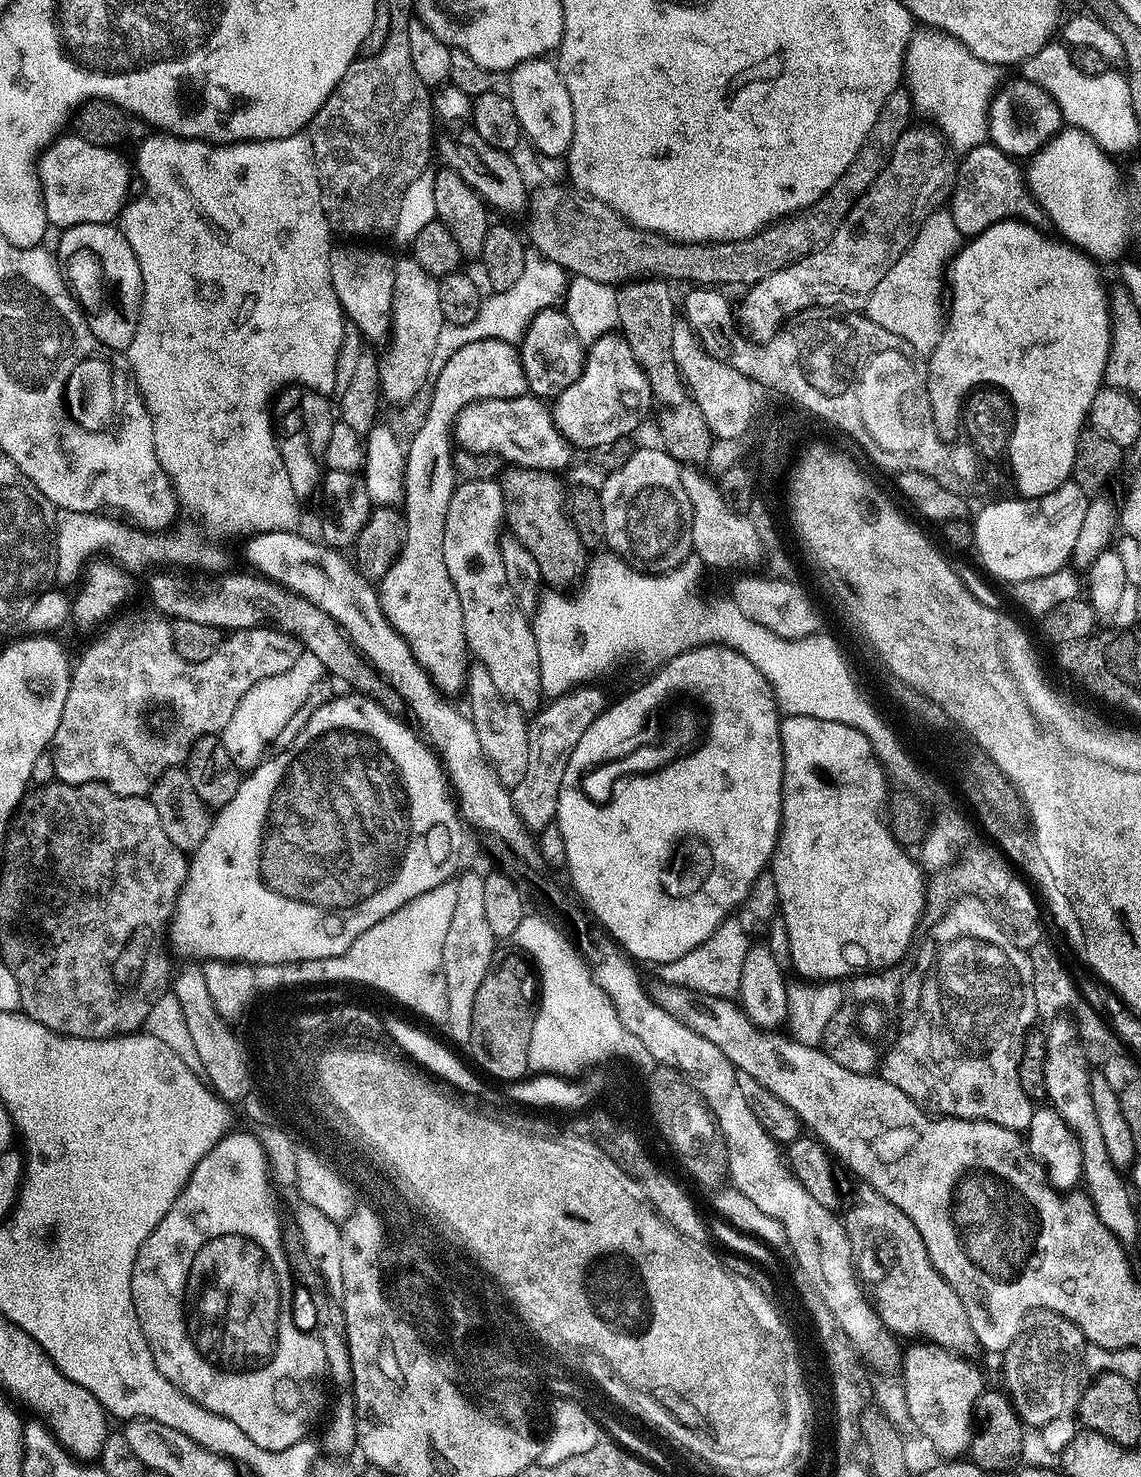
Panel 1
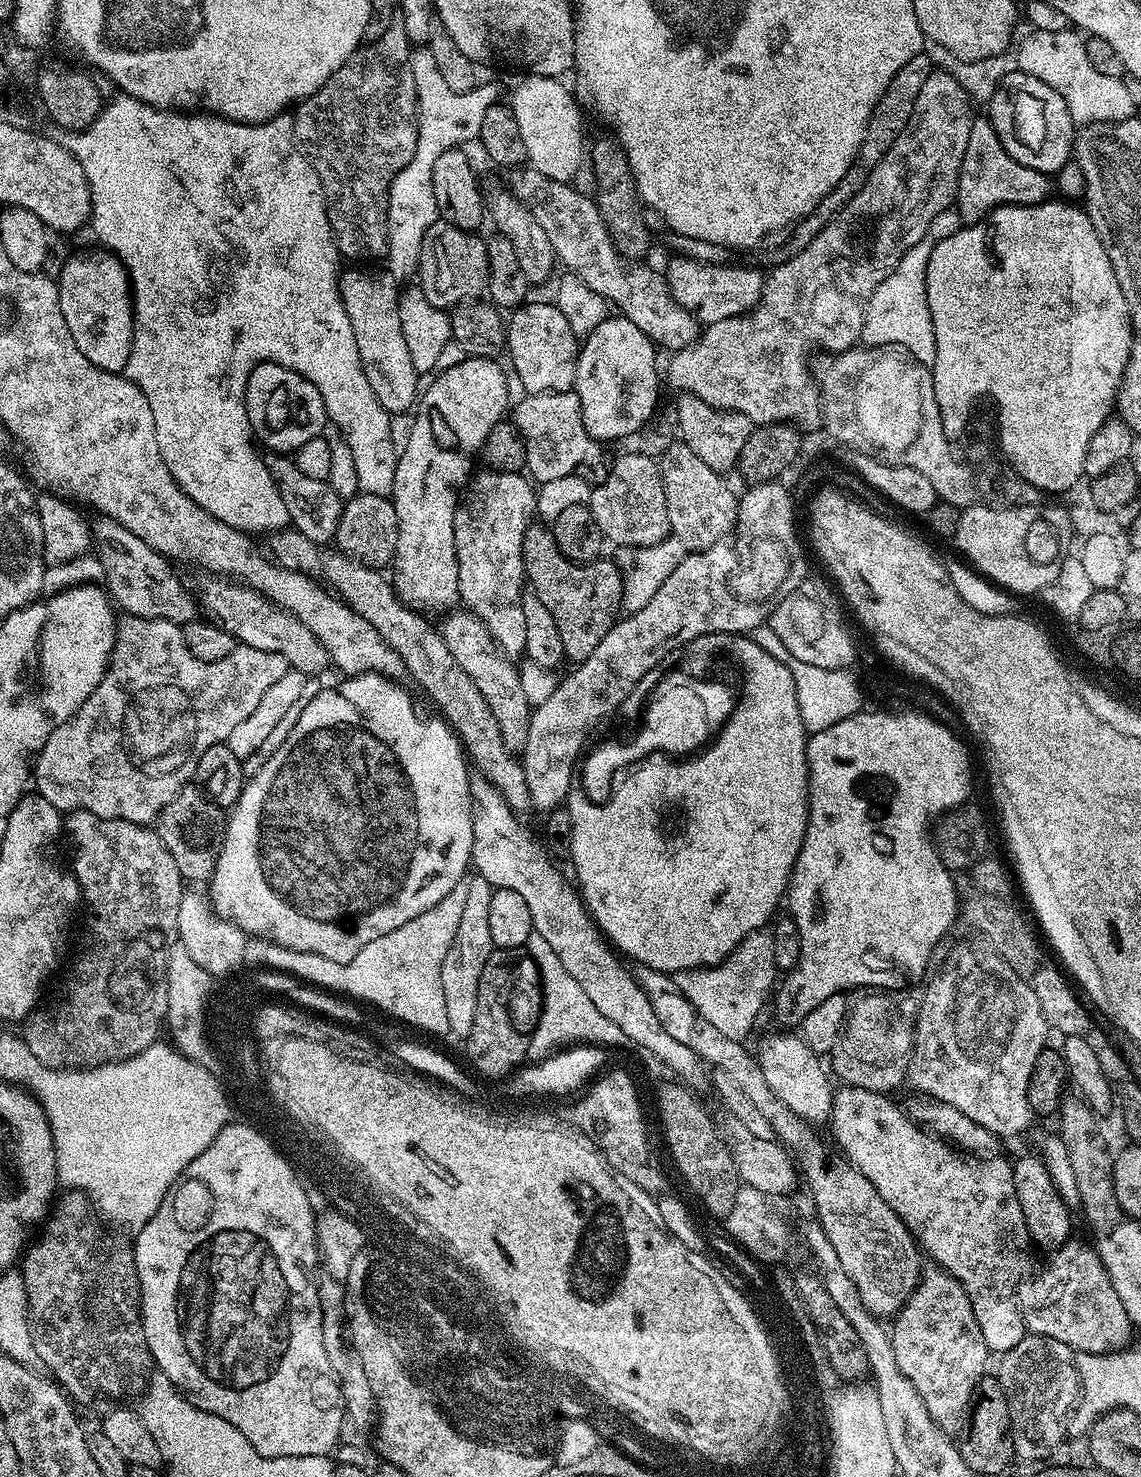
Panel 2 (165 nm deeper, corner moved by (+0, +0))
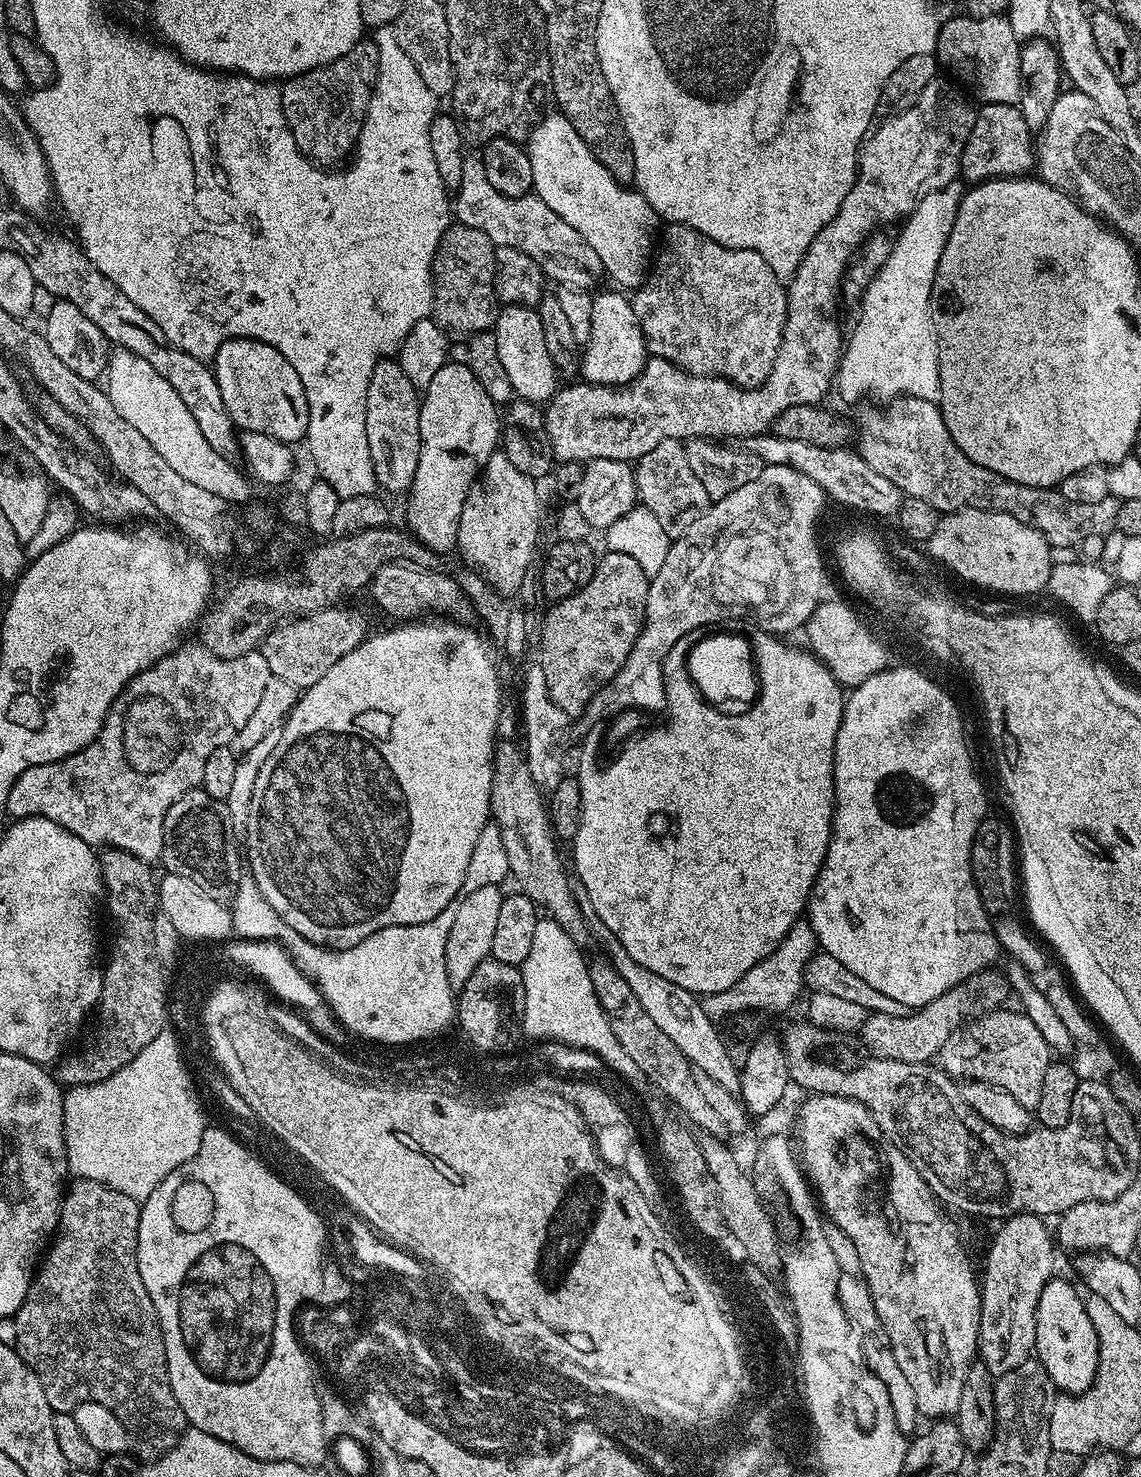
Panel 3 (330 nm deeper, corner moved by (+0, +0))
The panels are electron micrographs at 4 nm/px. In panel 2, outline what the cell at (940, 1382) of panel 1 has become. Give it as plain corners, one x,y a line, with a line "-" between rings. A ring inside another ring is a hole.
925,1267
911,1298
891,1321
890,1335
898,1370
910,1380
937,1427
955,1433
974,1386
985,1379
984,1367
990,1359
964,1288
943,1268

